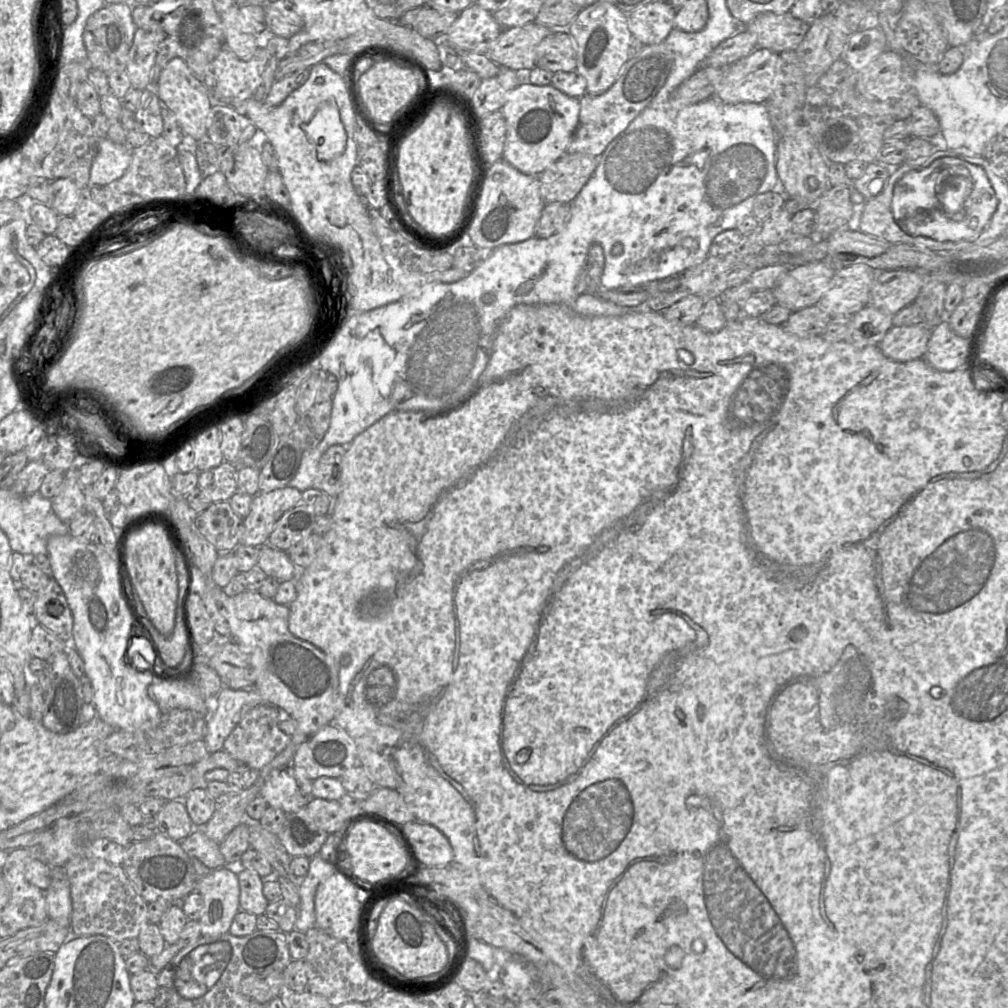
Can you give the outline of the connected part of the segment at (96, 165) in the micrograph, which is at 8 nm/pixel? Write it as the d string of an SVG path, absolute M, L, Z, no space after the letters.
M107 137L100 139L90 169L90 185L109 185L121 178L130 165L131 150L127 144L116 144Z

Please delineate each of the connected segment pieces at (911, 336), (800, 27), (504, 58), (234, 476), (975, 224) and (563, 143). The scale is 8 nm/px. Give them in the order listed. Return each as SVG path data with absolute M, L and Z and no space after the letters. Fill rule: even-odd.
M925 324L892 326L879 343L882 353L899 362L924 358L933 328Z
M788 12L781 15L760 14L744 28L756 37L757 48L779 54L789 50L795 51L802 42L808 26Z
M537 22L503 29L487 55L501 67L532 69L536 66L537 47L550 33L548 27Z
M224 462L218 467L200 471L197 487L200 488L212 503L229 501L238 491L238 469L233 463Z
M941 157L934 160L928 167L921 170L911 170L904 174L897 182L909 185L905 190L901 186L894 186L891 210L893 217L901 229L912 236L925 236L938 241L964 241L978 237L988 226L989 220L998 206L998 199L990 183L986 171L976 164L969 163L956 157ZM953 166L967 169L977 187L982 189L984 196L969 208L969 214L962 220L954 220L946 213L946 205L942 193L937 193L938 174L942 170Z
M519 84L506 97L501 112L507 130L503 159L526 175L540 176L567 153L578 126L580 99L570 97L552 85Z

